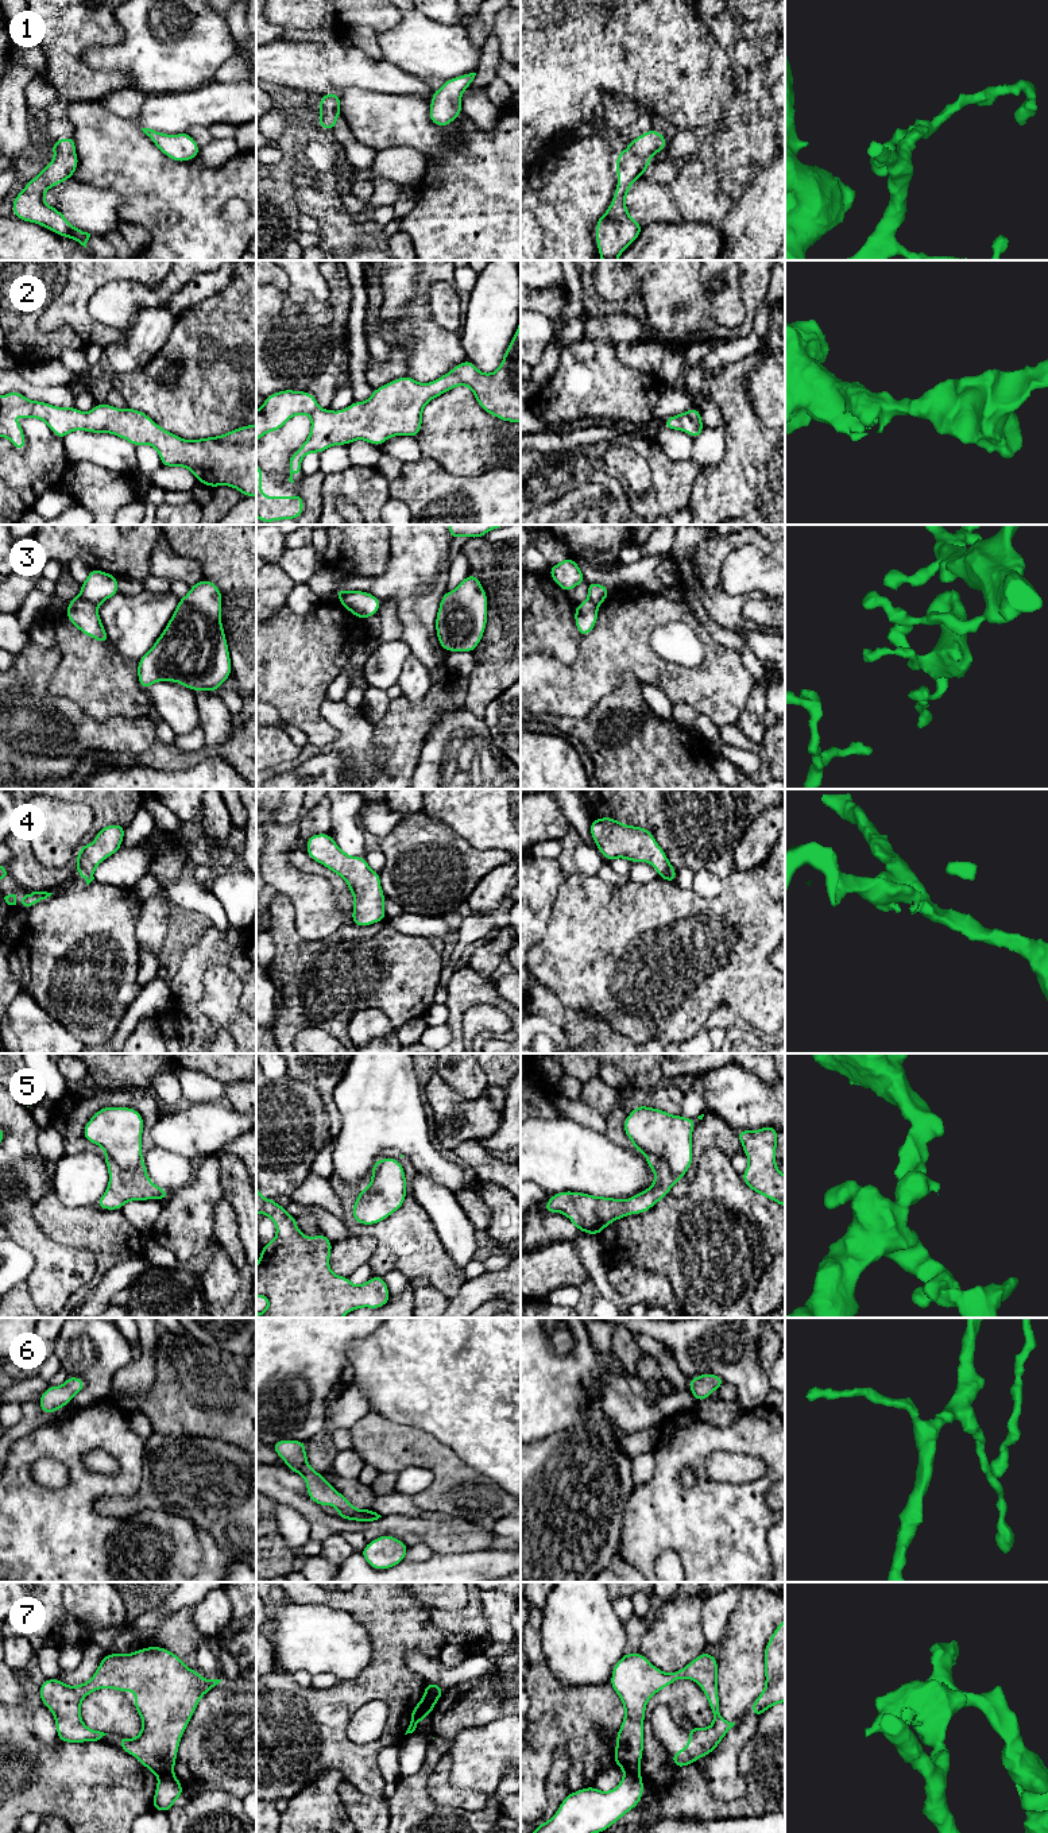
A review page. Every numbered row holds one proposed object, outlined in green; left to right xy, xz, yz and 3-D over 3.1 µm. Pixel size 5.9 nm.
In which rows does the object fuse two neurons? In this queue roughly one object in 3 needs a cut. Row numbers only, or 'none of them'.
3, 5, 7

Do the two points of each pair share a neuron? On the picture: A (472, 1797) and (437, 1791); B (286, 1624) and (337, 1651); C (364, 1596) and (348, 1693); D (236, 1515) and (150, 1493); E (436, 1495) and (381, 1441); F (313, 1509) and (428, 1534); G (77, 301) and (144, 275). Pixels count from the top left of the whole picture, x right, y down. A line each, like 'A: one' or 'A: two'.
A: one
B: one
C: one
D: one
E: one
F: one
G: one

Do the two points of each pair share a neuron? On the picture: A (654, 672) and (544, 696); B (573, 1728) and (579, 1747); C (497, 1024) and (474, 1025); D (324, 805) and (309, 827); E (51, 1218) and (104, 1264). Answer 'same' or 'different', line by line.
A: same
B: same
C: same
D: same
E: same

